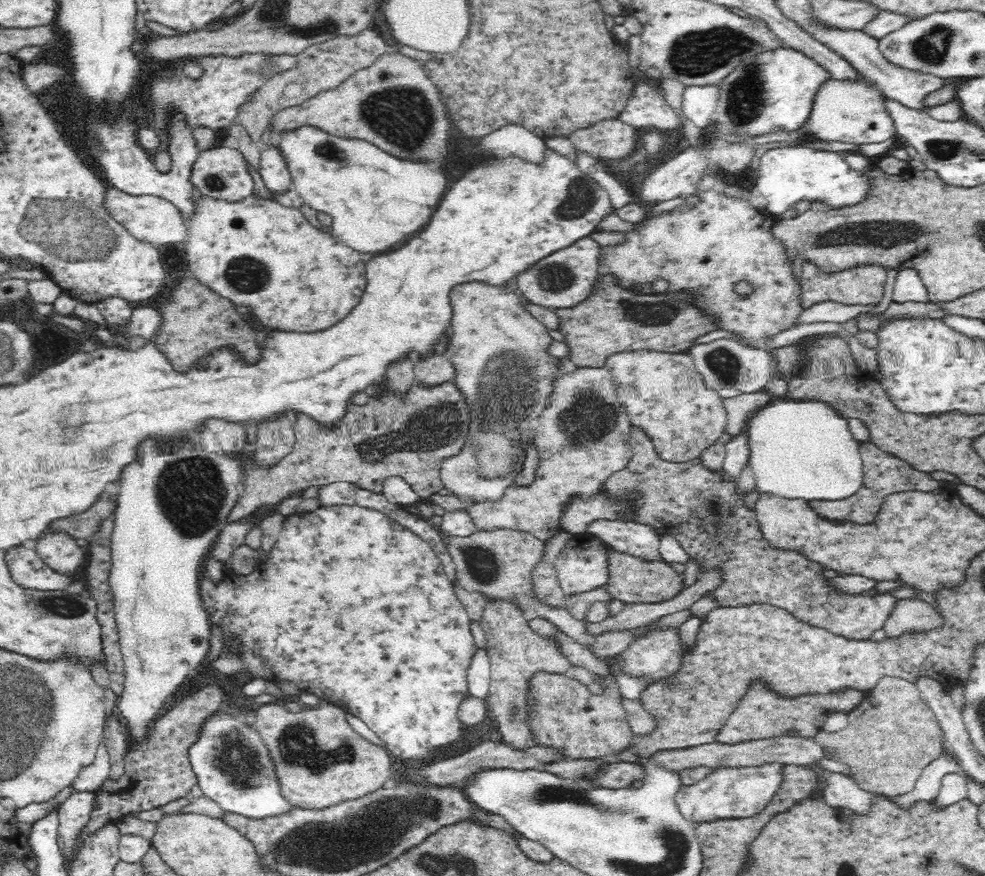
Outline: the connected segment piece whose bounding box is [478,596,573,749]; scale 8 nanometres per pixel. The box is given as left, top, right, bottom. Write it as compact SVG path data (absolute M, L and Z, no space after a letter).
M514 596L496 597L482 611L479 625L486 636L485 650L490 657L491 682L489 694L485 700L488 713L495 716L502 739L517 749L530 741L525 725L526 679L538 669L564 674L572 668L570 657L556 642L542 638L524 618L522 604Z

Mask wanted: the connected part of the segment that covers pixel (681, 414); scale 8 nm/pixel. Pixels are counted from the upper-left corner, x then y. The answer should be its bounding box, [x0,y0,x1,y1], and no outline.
[603,349,727,463]

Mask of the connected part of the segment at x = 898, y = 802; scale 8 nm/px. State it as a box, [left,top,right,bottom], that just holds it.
[875,757,962,812]

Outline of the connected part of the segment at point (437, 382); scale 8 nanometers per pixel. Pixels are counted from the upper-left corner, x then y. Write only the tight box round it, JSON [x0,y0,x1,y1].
[414,354,455,389]

